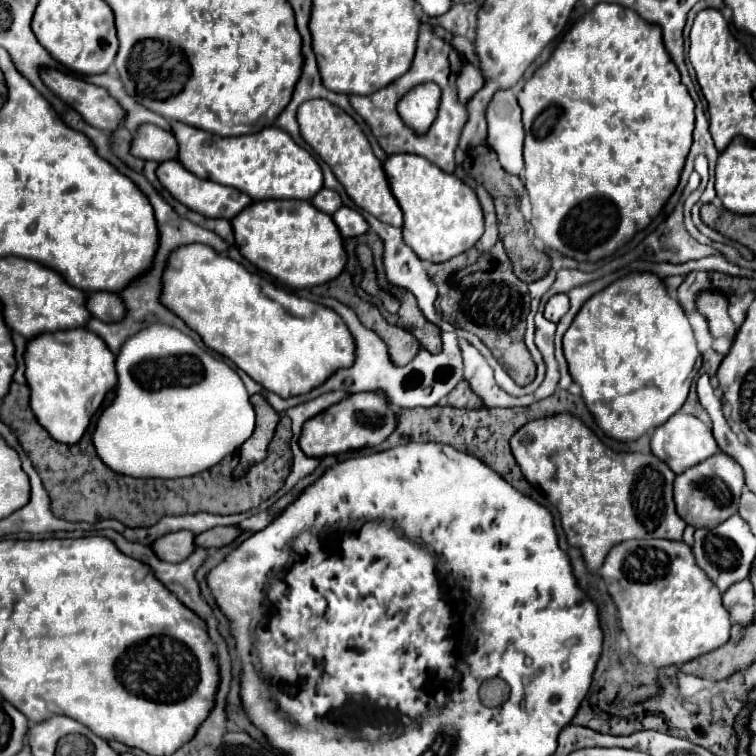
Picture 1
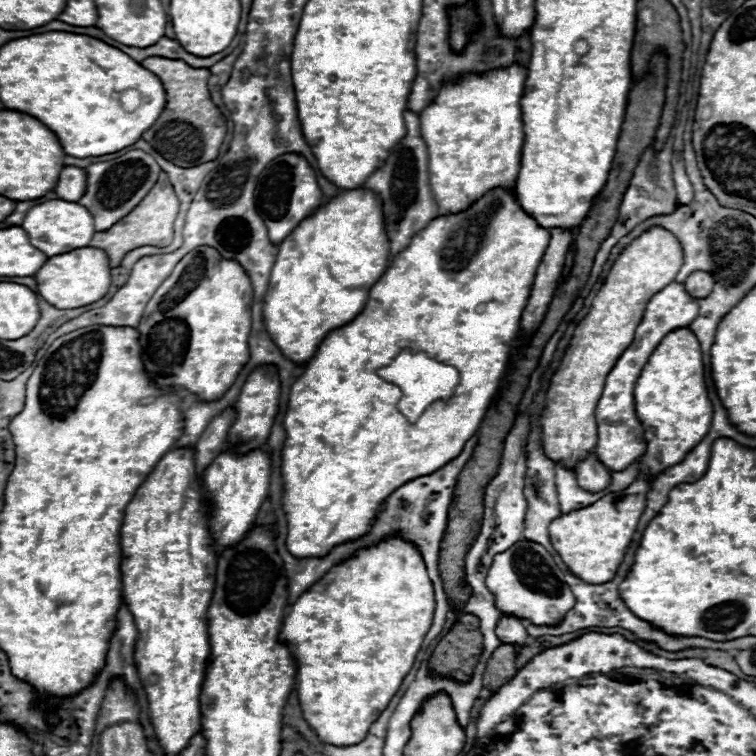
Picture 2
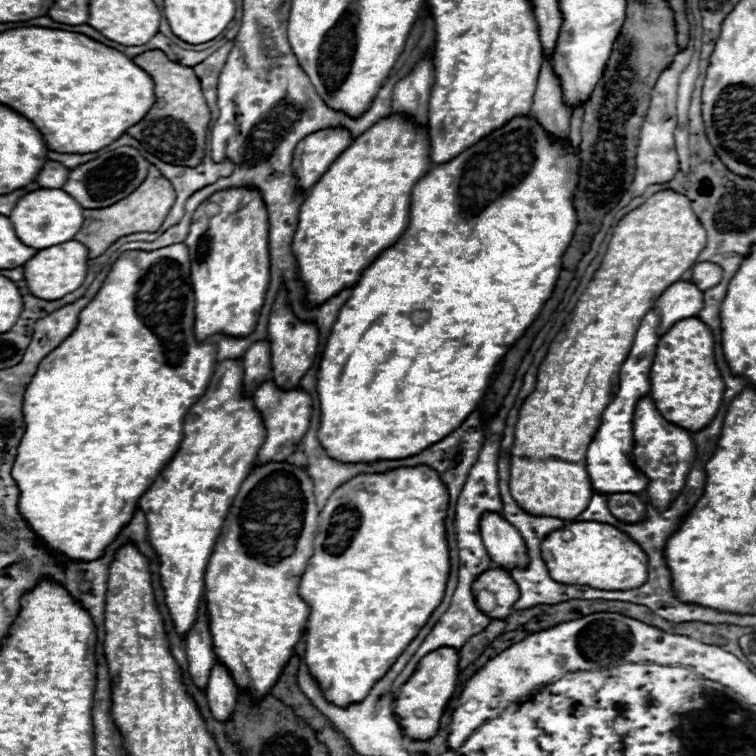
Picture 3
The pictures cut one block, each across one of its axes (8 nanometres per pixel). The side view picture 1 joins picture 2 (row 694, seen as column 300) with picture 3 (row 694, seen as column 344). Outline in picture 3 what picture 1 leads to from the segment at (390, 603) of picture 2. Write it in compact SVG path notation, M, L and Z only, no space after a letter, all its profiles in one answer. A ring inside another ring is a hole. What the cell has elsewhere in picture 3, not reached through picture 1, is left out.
M404 466L404 468L396 468L396 470L386 470L386 472L382 472L382 474L358 474L358 476L354 476L352 480L340 484L340 486L330 494L330 498L326 500L326 506L320 510L320 516L318 516L318 530L320 530L320 536L316 534L316 538L314 538L314 556L310 558L310 564L306 564L306 572L304 572L302 578L300 578L300 588L298 588L298 592L300 592L300 596L310 604L310 616L308 616L308 624L306 624L306 656L304 656L304 662L306 662L306 666L310 668L312 676L322 684L322 694L324 694L328 700L334 700L334 704L354 704L354 702L358 702L358 700L364 700L364 698L368 696L370 688L374 686L374 682L378 682L378 680L388 672L390 664L394 664L394 660L406 650L406 646L416 638L416 634L418 634L420 628L426 624L426 620L430 618L430 614L432 614L432 612L438 608L438 604L442 602L442 598L444 598L444 588L446 588L446 582L448 582L448 576L450 576L450 550L448 550L446 526L444 526L444 518L446 518L446 510L448 510L448 500L450 500L450 498L448 498L446 484L440 480L440 476L438 476L438 472L436 472L434 468L430 468L430 466Z

